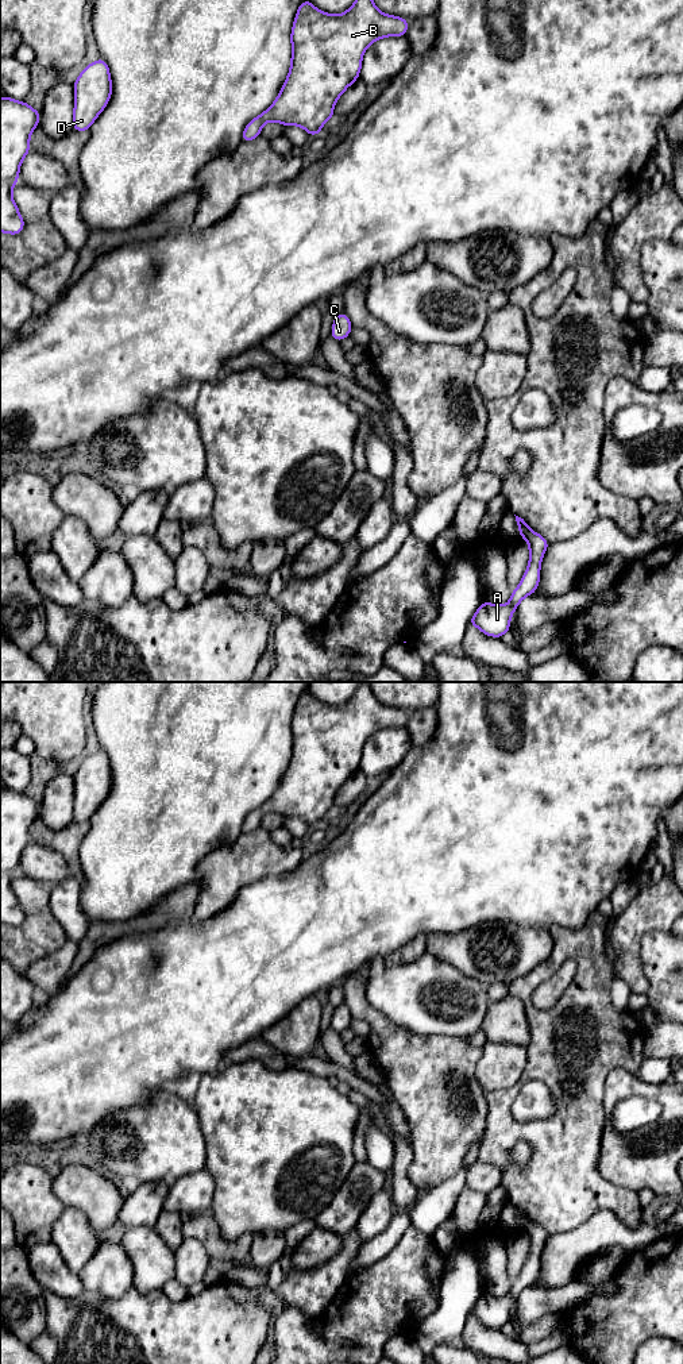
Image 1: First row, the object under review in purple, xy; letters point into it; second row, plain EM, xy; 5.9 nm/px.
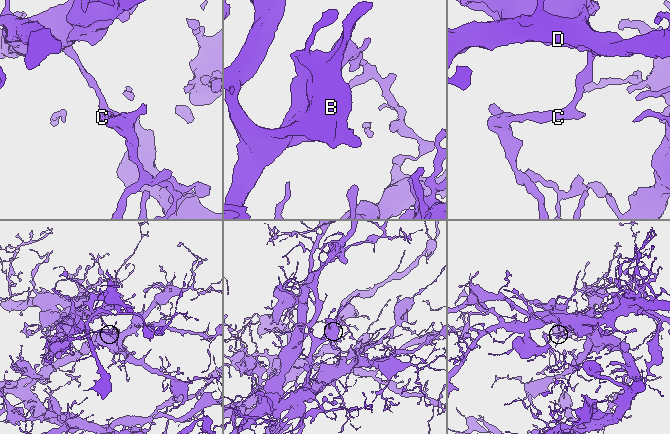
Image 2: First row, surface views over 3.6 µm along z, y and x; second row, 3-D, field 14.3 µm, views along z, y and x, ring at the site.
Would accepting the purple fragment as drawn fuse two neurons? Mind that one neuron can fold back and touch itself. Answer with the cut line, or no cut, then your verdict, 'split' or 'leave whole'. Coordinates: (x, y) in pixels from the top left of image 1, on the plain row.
cut in xy along (532, 1222), (523, 1229); split

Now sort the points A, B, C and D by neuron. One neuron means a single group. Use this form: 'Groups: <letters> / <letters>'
Groups: A / B C D

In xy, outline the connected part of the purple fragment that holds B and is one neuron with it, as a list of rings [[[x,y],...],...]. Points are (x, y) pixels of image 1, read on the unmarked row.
[[[362,682],[354,696],[340,706],[325,705],[308,690],[304,691],[297,701],[290,725],[289,766],[275,793],[244,818],[242,833],[261,828],[261,821],[267,813],[300,817],[310,828],[321,825],[324,814],[333,808],[337,790],[359,770],[366,740],[381,729],[405,728],[408,716],[409,713],[401,708],[379,702],[368,682]]]

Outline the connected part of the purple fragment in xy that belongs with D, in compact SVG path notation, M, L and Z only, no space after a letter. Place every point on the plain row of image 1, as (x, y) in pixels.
M99 750L85 758L74 778L73 821L89 822L93 813L104 802L112 786L108 755Z

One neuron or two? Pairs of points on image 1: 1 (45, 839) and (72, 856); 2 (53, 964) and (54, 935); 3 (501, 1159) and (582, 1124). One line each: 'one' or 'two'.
1: one
2: two
3: one

